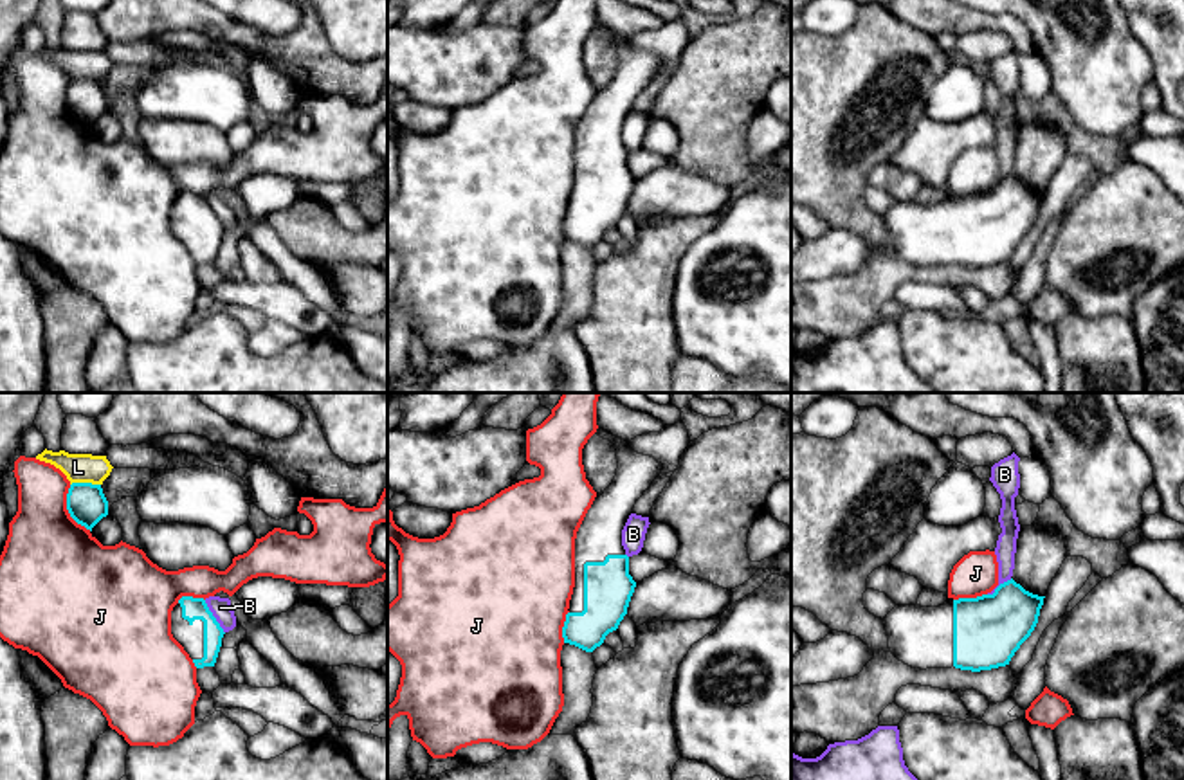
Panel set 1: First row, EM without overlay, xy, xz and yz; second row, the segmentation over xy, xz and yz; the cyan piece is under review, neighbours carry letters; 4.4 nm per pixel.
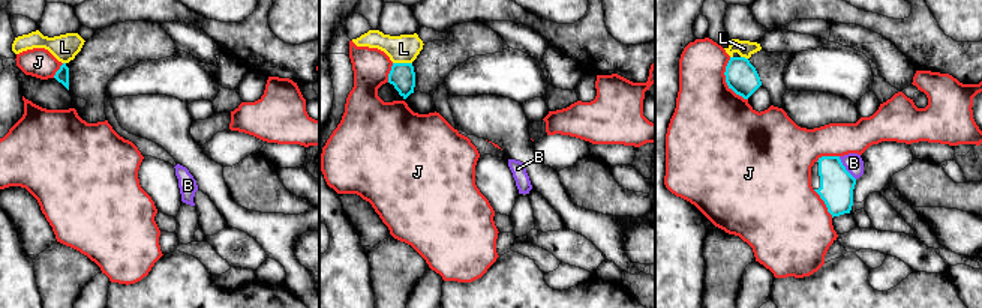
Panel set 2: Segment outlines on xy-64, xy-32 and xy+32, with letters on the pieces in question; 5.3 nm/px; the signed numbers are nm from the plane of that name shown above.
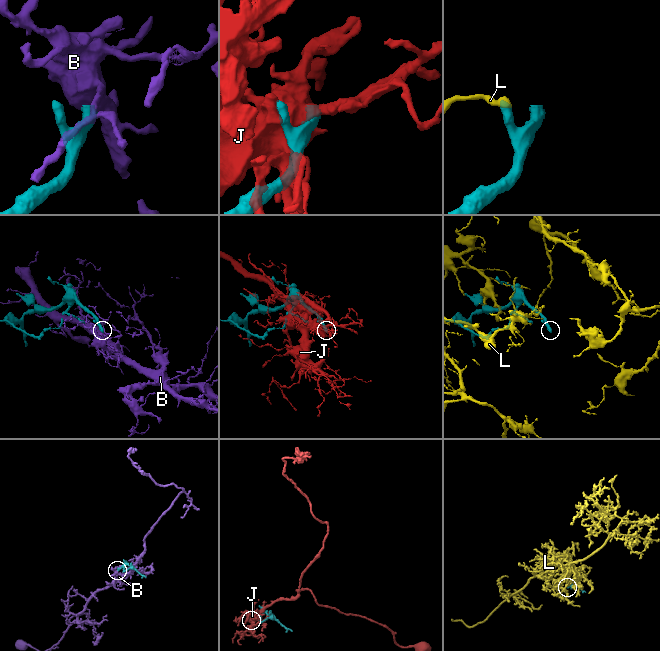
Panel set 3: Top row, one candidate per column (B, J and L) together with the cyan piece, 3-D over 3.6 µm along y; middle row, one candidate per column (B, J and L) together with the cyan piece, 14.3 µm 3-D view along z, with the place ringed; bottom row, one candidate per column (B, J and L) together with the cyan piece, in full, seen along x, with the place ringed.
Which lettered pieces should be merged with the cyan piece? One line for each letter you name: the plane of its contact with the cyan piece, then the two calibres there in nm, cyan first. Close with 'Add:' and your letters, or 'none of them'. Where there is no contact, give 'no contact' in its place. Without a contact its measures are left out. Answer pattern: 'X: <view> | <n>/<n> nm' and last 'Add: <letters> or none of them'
Add: none of them

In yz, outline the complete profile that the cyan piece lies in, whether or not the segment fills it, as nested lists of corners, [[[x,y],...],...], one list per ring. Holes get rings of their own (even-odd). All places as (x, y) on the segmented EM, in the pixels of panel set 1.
[[[1011,578],[993,594],[948,598],[939,607],[896,605],[883,618],[888,648],[921,670],[1006,667],[1034,630],[1043,598]]]

